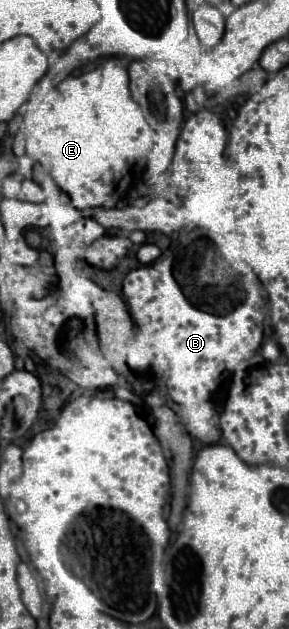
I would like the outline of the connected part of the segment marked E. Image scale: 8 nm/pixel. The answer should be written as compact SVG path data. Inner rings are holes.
M110 57L88 73L66 77L42 99L40 107L32 115L30 137L50 157L50 177L70 195L72 205L78 209L96 205L114 207L118 203L118 181L128 175L136 163L144 161L152 147L152 129L128 89L128 63L128 57Z

